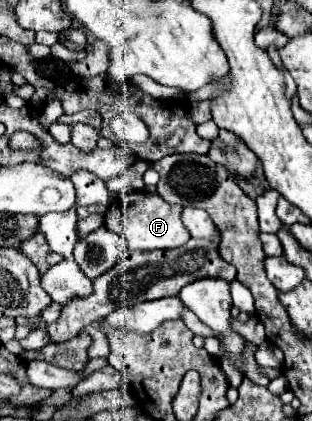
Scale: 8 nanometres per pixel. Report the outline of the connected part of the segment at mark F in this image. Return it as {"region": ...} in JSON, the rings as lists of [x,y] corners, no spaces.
{"region":[[[132,192],[122,198],[124,204],[124,220],[120,228],[120,236],[124,236],[128,250],[168,250],[184,246],[190,240],[188,230],[180,222],[182,206],[168,204],[160,194],[150,192]]]}

